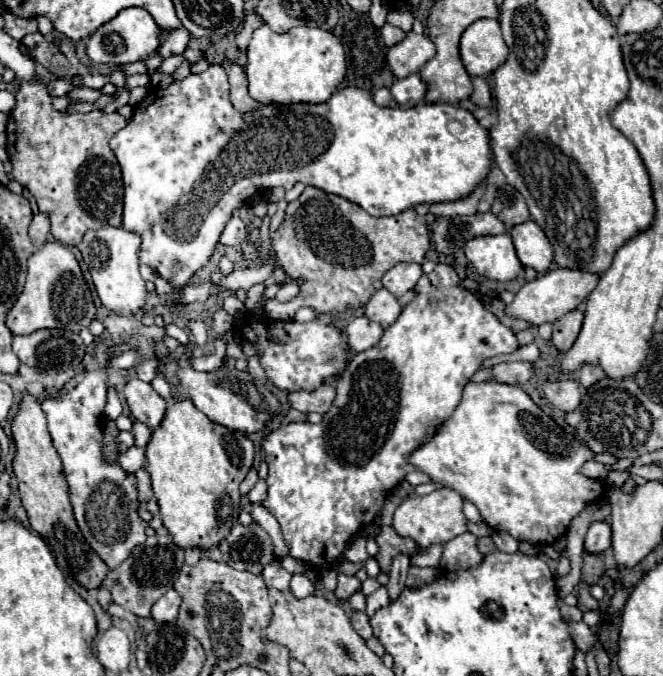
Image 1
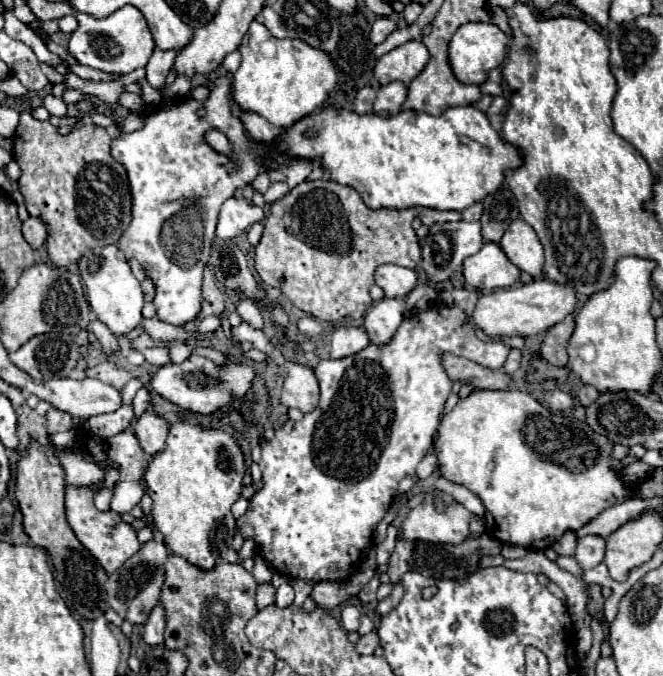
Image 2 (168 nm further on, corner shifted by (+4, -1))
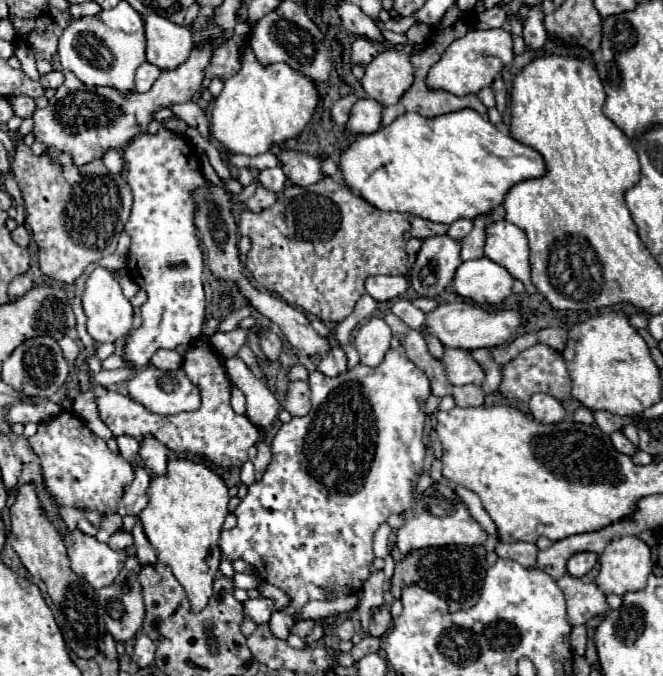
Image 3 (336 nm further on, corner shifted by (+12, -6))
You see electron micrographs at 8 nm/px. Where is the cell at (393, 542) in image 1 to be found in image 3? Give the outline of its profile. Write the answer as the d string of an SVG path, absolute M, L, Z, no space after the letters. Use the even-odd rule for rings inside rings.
M440 546L440 548L424 548L424 550L416 550L410 552L402 562L396 564L394 570L394 578L392 578L392 596L398 600L402 594L402 588L416 584L424 590L436 592L436 596L444 598L450 606L452 612L462 610L462 608L470 608L476 604L476 600L480 598L480 590L484 584L484 576L486 576L486 550L484 546L464 546L464 550L460 546Z

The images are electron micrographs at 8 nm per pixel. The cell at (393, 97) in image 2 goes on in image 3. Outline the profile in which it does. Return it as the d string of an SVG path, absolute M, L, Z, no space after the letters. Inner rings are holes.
M372 98L358 100L350 110L350 120L346 122L346 130L352 136L360 134L372 134L380 128L380 116L382 116L382 104Z

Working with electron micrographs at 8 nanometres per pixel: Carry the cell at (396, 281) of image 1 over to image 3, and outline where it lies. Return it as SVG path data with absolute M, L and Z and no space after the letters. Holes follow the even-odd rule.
M370 276L366 280L366 292L376 302L388 302L400 298L408 290L408 280L404 276Z

